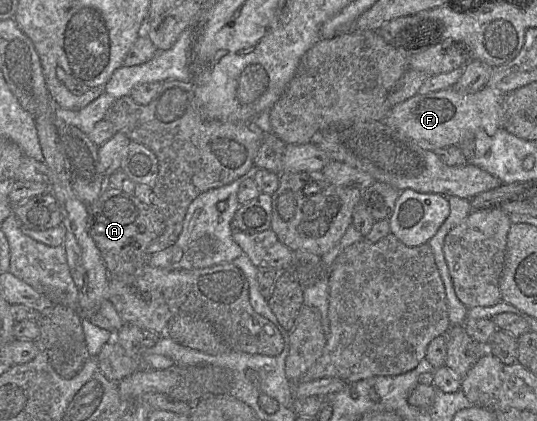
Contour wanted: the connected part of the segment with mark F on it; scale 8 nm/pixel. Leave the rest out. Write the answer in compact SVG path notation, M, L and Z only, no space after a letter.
M487 86L474 93L462 93L456 88L443 89L413 97L392 106L383 120L389 127L412 139L421 148L439 151L447 146L458 146L468 133L484 130L493 135L503 128L504 94Z

